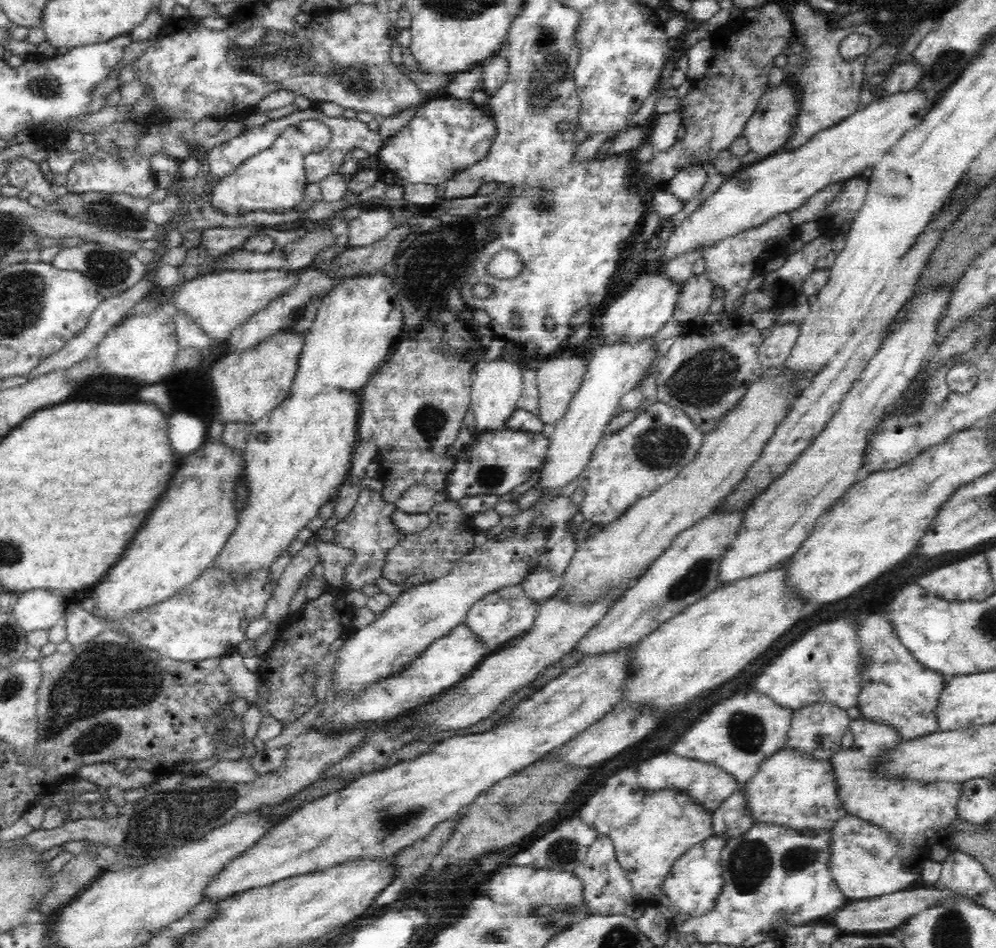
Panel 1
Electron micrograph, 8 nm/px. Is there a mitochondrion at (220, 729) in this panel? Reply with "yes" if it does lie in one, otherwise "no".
yes

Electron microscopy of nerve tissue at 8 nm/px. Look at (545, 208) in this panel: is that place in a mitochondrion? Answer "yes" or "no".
yes

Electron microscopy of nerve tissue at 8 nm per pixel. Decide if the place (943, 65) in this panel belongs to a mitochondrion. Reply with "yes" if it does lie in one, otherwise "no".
yes

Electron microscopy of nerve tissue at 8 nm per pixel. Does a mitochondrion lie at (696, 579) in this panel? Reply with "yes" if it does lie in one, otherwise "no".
yes

